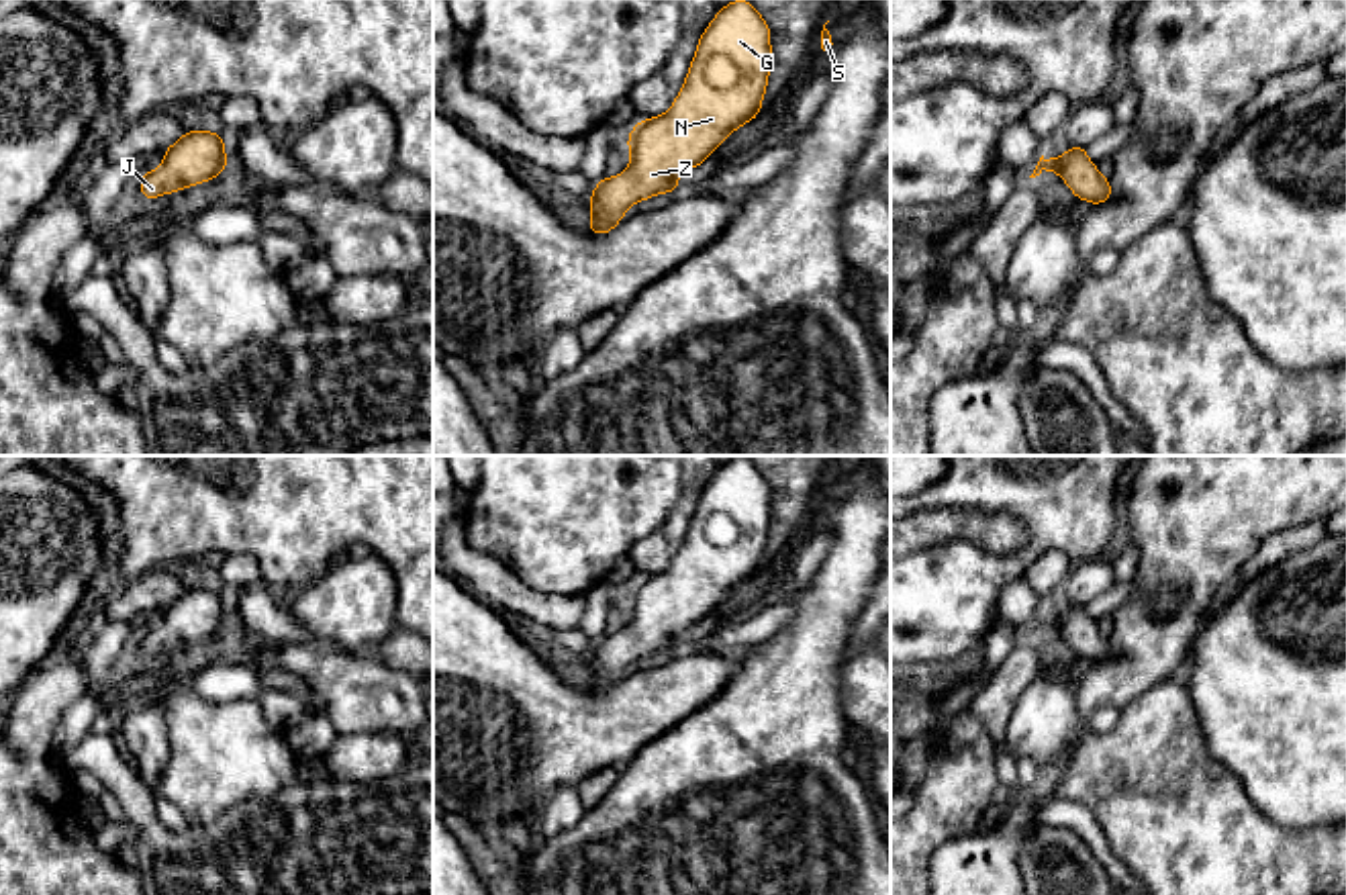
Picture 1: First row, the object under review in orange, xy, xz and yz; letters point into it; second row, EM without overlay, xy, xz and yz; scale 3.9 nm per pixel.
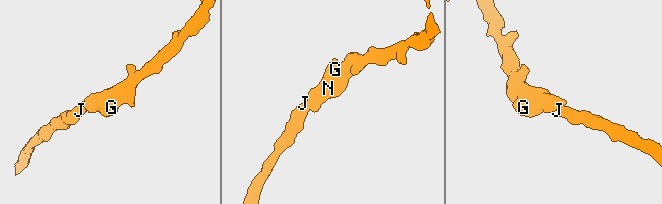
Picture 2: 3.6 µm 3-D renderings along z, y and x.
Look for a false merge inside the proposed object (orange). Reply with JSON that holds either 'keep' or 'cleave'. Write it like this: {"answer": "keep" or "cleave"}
{"answer": "keep"}

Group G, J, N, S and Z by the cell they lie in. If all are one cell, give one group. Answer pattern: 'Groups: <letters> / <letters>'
Groups: G J N S Z

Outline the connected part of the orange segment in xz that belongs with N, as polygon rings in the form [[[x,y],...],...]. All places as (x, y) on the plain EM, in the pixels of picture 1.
[[[731,458],[701,492],[686,537],[668,570],[639,578],[627,597],[627,627],[594,642],[588,656],[592,680],[586,689],[605,693],[627,666],[662,650],[676,652],[678,635],[707,615],[741,582],[762,568],[772,525],[770,484],[748,458]]]

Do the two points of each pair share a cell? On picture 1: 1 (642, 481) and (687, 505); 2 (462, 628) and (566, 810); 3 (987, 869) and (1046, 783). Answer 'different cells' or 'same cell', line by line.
1: different cells
2: different cells
3: same cell

